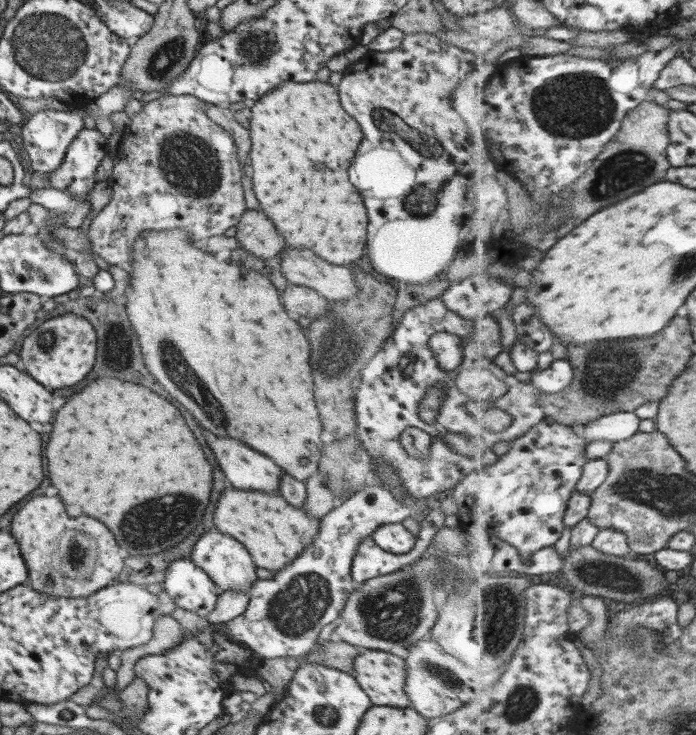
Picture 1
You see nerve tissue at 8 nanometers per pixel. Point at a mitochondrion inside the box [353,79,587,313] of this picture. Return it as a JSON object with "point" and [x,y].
{"point":[389,123]}

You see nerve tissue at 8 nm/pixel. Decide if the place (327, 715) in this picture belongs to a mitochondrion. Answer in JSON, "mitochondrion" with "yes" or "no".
{"mitochondrion":"yes"}

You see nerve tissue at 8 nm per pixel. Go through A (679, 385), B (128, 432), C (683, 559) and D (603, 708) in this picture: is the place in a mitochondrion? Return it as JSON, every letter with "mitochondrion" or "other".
{"A":"other","B":"other","C":"other","D":"other"}

